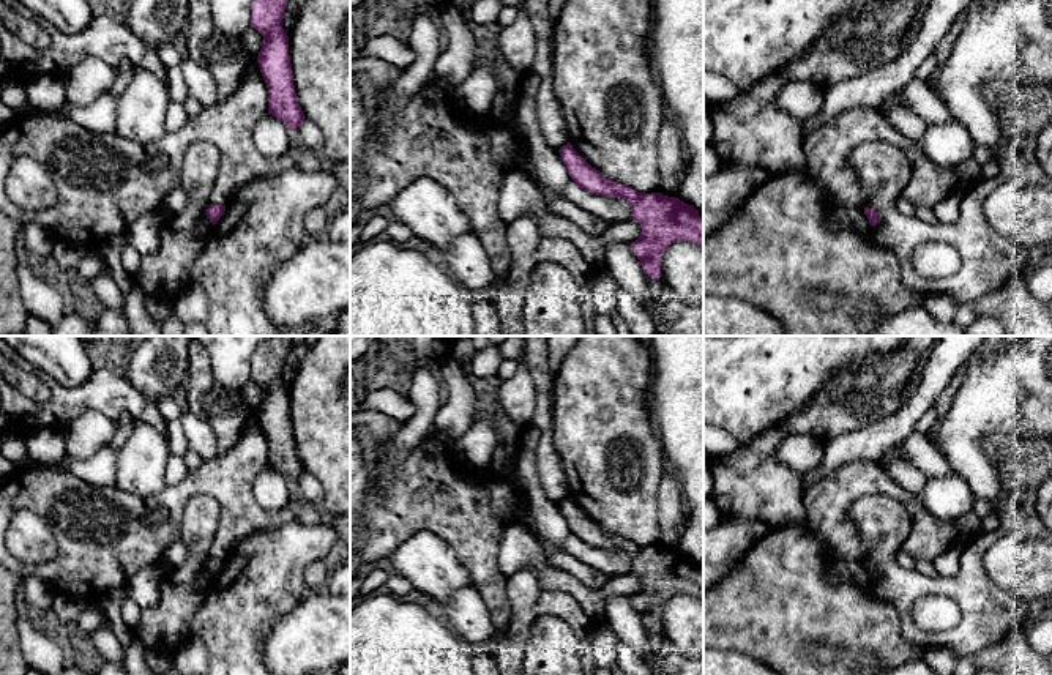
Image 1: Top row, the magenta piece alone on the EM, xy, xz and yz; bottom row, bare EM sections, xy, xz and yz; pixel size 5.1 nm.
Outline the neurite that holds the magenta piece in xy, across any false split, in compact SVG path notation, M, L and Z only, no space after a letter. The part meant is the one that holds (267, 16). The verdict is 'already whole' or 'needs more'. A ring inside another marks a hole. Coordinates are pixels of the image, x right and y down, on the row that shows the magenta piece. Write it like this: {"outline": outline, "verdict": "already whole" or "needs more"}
{"outline": "M254 0L251 27L263 36L257 63L268 88L268 114L295 131L306 118L295 93L289 36L282 19L289 0Z", "verdict": "already whole"}

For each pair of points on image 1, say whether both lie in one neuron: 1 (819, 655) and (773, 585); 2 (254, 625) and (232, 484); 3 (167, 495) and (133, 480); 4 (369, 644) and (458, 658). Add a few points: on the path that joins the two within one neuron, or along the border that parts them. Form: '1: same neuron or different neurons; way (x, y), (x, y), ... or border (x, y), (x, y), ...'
1: different neurons; border (797, 645), (828, 642), (838, 648), (839, 658)
2: different neurons; border (276, 527), (238, 540), (224, 557)
3: different neurons; border (166, 486), (150, 495), (136, 495), (123, 491)
4: same neuron; way (391, 656), (436, 656)

